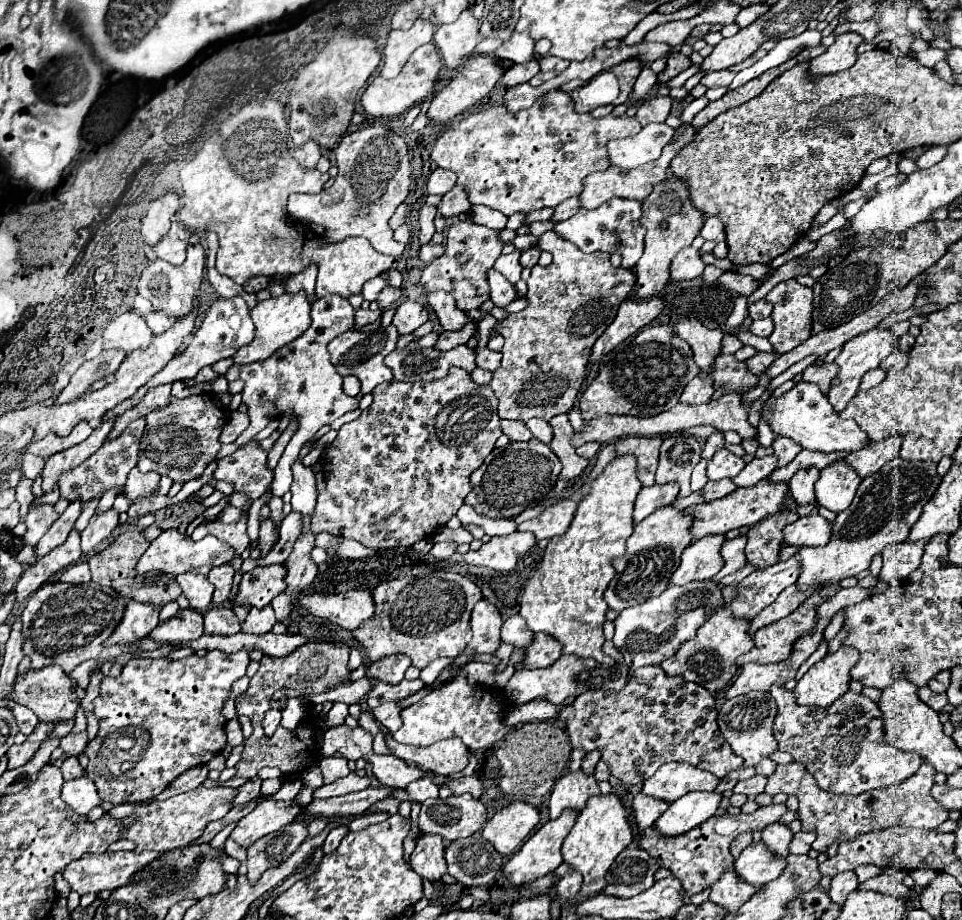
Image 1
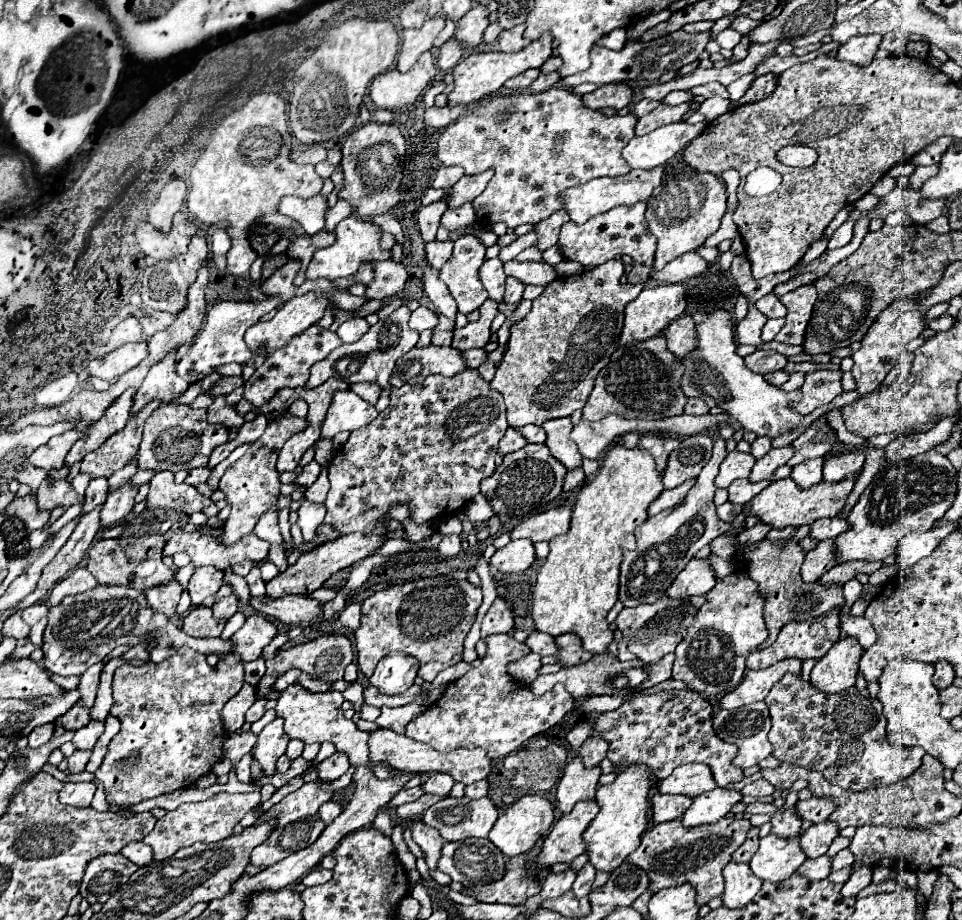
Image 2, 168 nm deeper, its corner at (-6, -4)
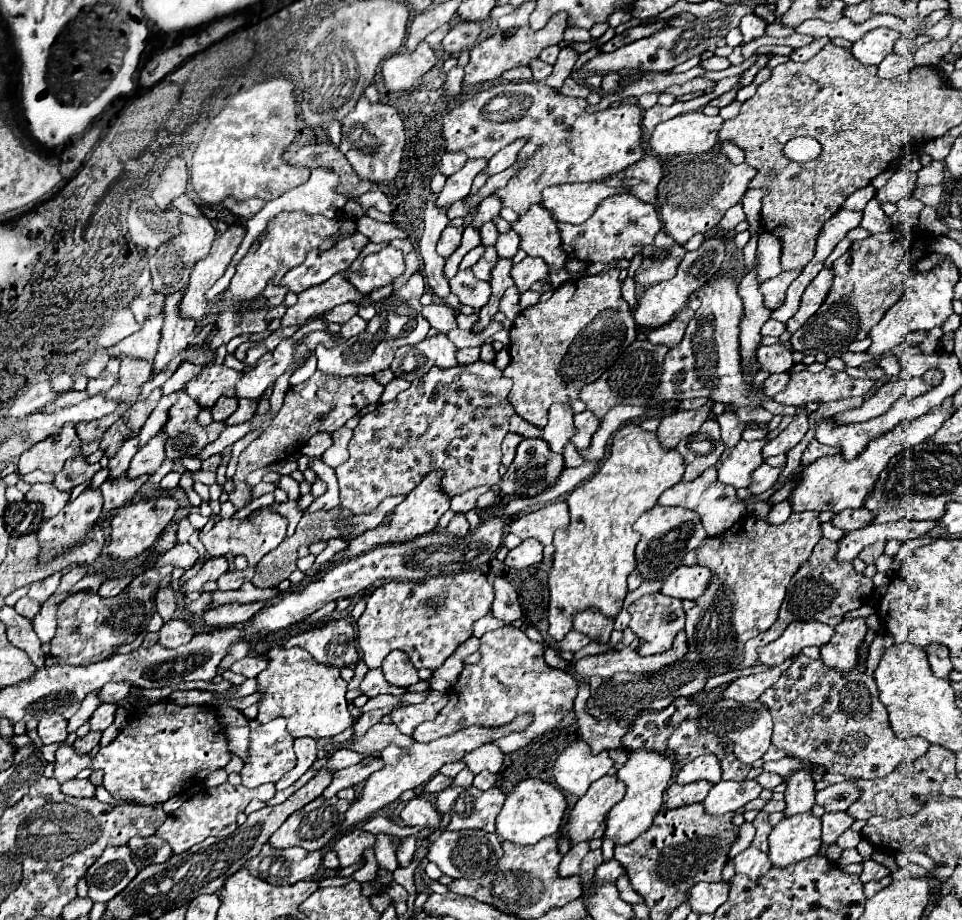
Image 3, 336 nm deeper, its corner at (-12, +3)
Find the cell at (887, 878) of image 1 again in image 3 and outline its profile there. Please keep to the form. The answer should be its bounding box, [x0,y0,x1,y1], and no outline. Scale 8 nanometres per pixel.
[864,877,892,897]

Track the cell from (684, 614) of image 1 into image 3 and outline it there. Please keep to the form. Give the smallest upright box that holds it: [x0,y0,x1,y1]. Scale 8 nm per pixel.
[630,593,684,655]

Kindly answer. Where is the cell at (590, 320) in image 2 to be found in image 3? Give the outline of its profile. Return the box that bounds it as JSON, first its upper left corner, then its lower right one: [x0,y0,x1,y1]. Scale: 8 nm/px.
[504,269,636,429]

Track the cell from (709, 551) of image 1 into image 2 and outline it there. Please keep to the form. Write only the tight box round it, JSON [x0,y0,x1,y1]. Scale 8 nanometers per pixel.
[668,558,716,598]

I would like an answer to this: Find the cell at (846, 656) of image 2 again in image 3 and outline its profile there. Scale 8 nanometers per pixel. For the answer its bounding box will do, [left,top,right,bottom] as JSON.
[820,619,868,671]

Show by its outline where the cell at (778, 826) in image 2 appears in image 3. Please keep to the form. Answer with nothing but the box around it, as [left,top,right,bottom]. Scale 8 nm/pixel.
[786,769,816,815]

